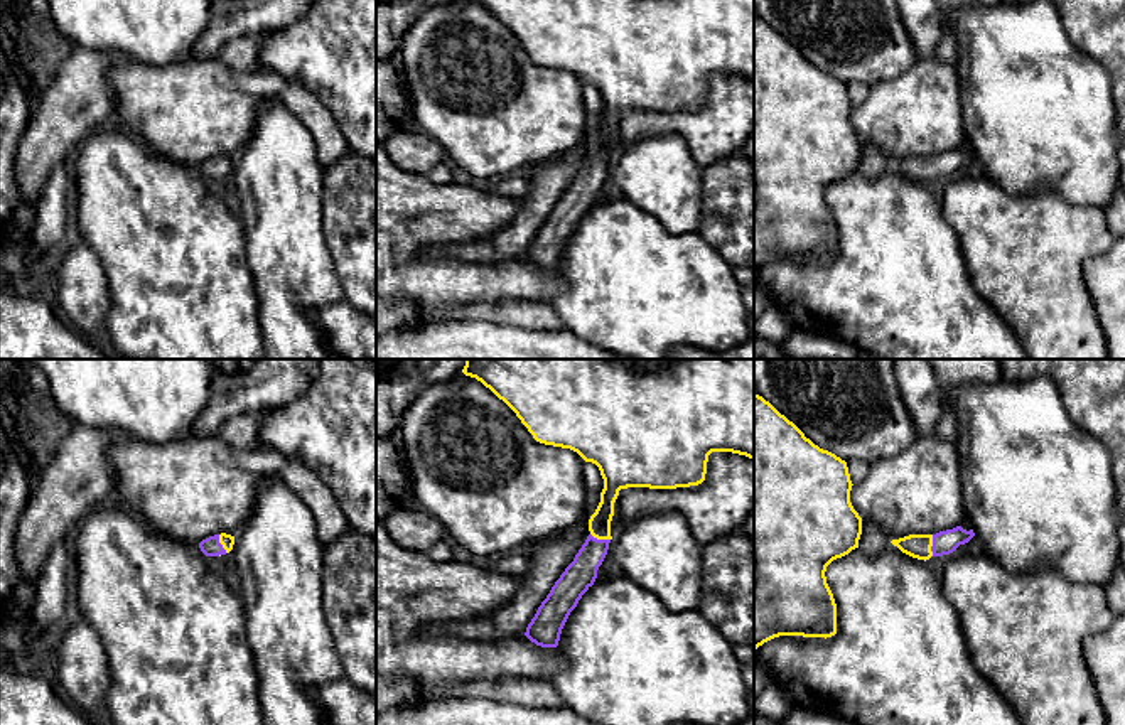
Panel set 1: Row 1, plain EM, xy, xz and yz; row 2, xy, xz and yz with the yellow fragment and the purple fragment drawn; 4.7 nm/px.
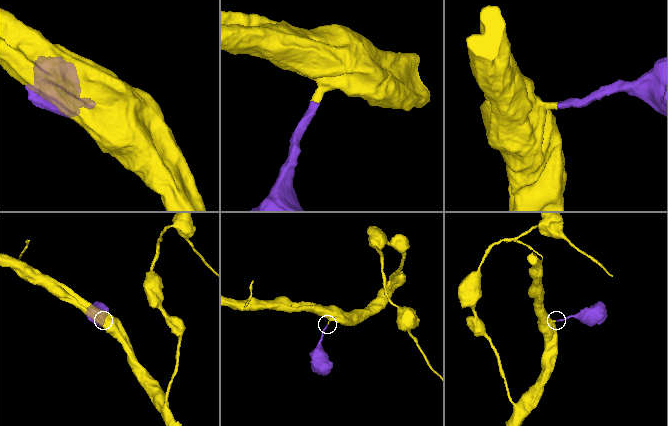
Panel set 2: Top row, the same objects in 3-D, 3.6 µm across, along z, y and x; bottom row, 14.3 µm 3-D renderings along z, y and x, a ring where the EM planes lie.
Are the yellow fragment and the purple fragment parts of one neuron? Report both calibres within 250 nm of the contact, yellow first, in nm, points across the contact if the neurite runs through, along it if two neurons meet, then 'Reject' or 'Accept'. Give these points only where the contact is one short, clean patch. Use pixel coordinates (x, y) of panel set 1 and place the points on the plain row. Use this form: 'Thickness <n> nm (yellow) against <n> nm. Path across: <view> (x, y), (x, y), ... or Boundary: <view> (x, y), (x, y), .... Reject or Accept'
Thickness 110 nm (yellow) against 110 nm. Path across: yz (918, 169), (931, 167), (947, 164). Accept

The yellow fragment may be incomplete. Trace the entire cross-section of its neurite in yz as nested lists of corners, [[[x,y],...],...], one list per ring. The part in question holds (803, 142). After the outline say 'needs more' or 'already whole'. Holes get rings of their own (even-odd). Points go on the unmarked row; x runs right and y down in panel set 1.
[[[754,15],[754,273],[779,258],[832,260],[837,256],[837,226],[826,206],[826,189],[859,170],[862,140],[850,125],[847,84],[820,71]]]; already whole

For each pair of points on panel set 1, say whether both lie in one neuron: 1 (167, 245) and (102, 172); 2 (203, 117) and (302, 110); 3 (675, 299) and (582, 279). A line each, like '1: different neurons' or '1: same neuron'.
1: same neuron
2: same neuron
3: same neuron

